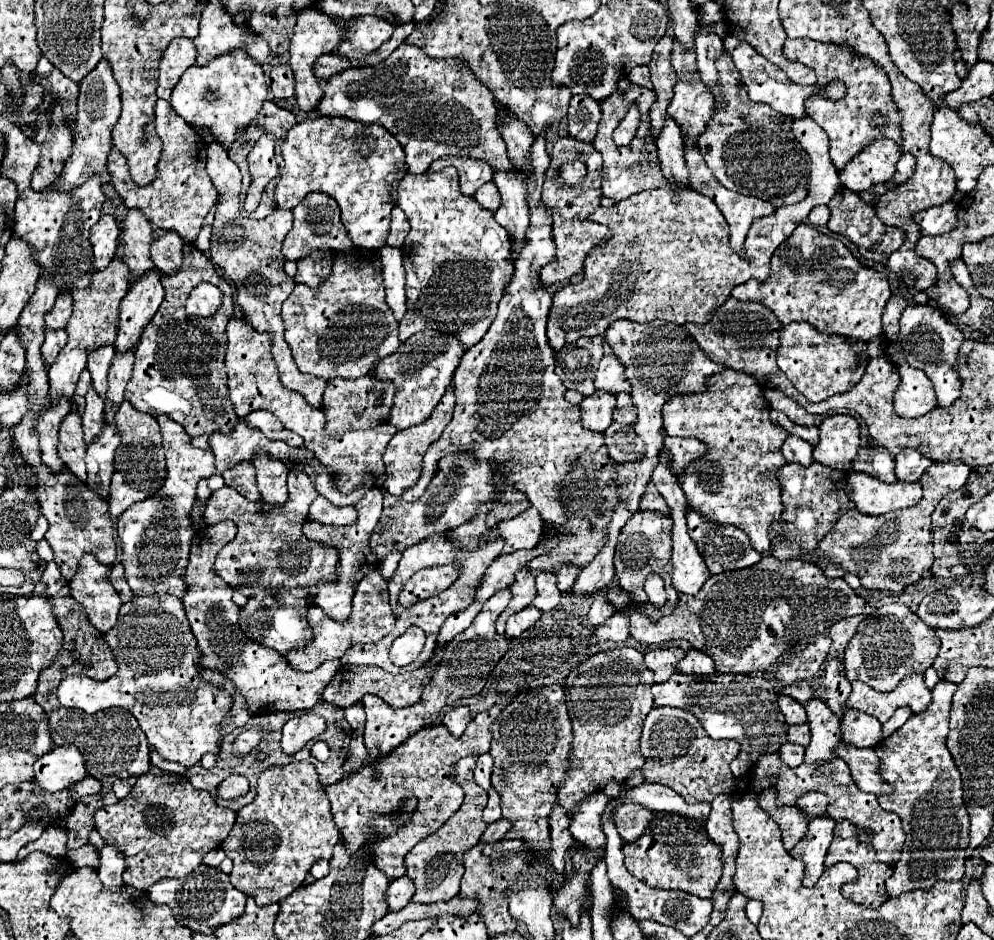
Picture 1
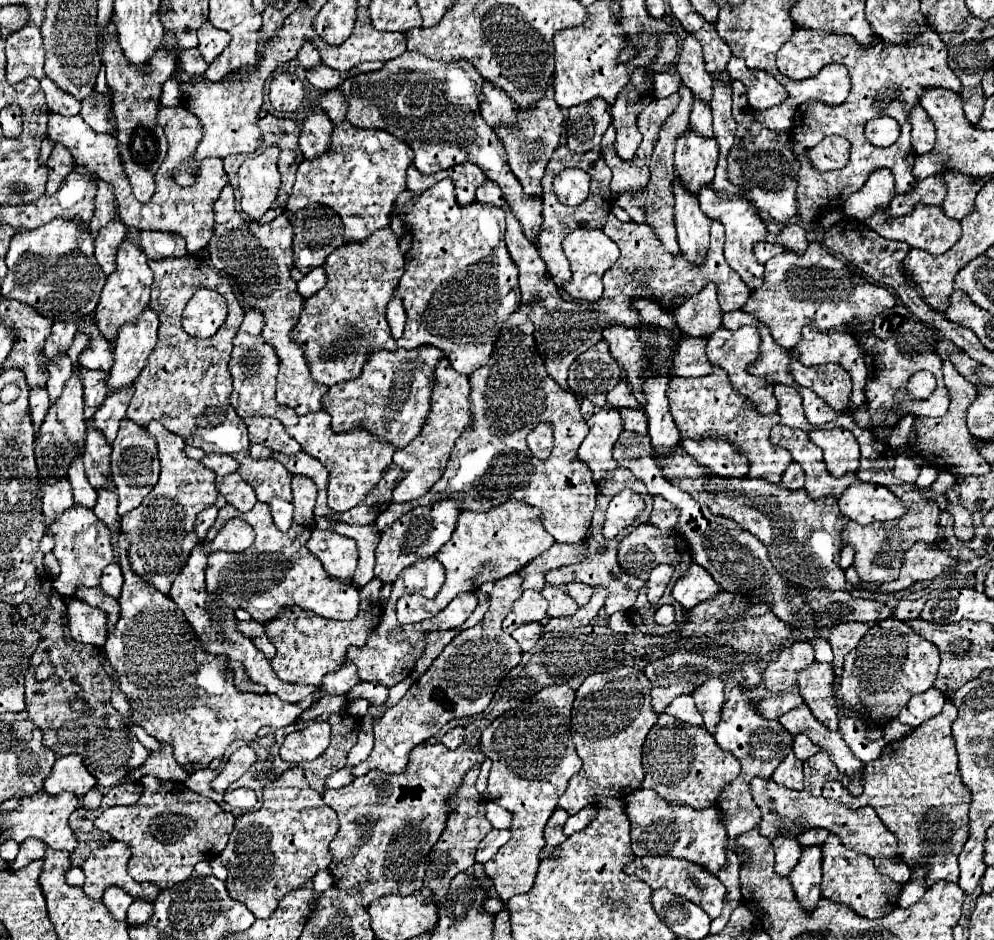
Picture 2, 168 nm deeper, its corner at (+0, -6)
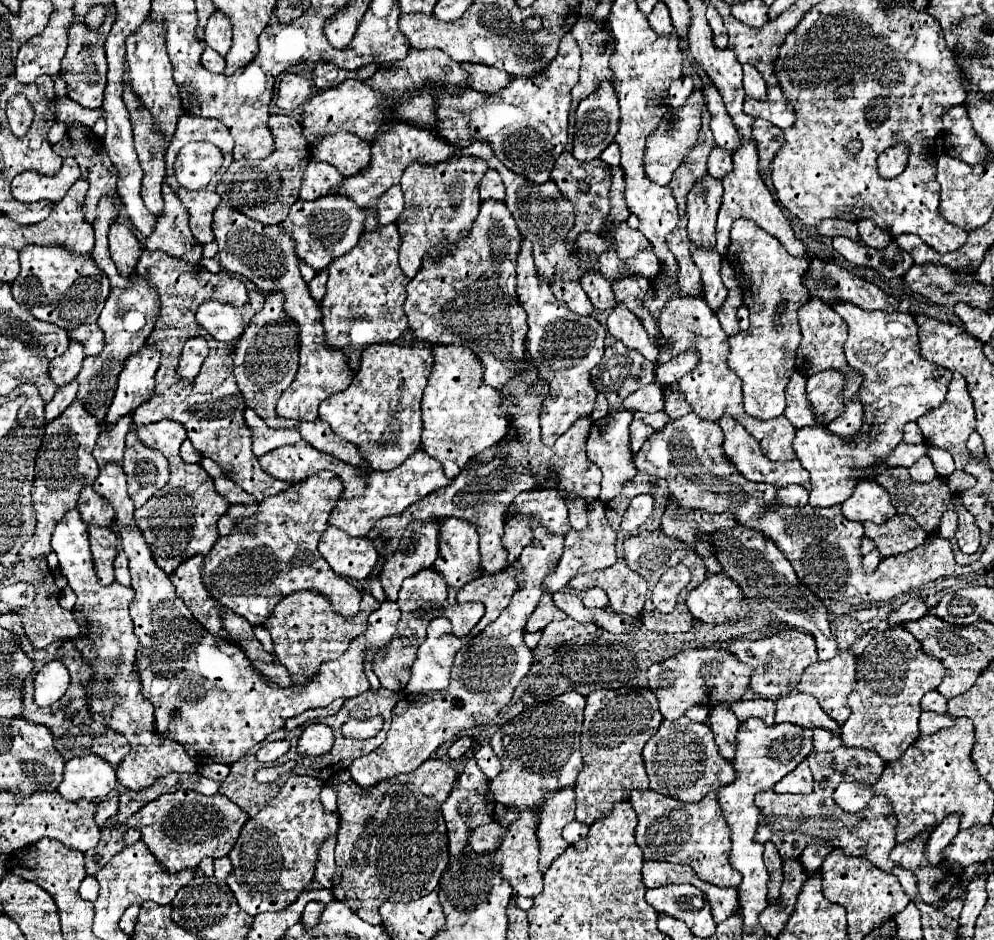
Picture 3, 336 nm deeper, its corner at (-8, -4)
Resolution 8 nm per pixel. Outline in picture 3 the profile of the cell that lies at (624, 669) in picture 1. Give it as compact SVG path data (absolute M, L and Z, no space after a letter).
M648 688L604 690L590 694L582 724L584 768L576 780L576 820L594 824L606 816L618 802L628 800L632 790L646 790L648 776L642 764L642 748L662 724L656 696Z

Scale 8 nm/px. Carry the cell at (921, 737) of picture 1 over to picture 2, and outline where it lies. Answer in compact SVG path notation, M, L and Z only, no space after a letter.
M948 698L942 712L934 718L926 720L924 724L916 726L908 736L896 742L888 742L882 750L882 754L866 764L864 770L864 792L862 796L852 796L846 788L842 788L840 782L828 782L824 784L824 798L838 800L850 808L858 806L872 806L880 820L898 836L900 840L900 854L904 862L910 868L924 868L928 872L926 876L926 888L934 886L938 880L946 882L958 882L958 854L962 852L966 840L968 840L968 804L970 804L970 792L964 788L958 772L958 756L956 746L952 740L952 722L956 720L956 706Z

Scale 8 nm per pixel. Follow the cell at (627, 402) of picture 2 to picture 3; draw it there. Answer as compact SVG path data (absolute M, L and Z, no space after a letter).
M658 382L648 384L624 400L624 410L628 410L628 412L660 412L664 408L662 394L664 394L664 388Z

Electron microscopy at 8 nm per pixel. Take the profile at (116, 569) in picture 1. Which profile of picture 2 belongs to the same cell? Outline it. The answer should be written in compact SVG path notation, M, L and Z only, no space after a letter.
M110 564L104 568L102 572L102 582L100 582L100 588L112 596L112 598L120 598L120 592L122 592L122 584L124 584L124 576L122 576L122 570L118 564Z

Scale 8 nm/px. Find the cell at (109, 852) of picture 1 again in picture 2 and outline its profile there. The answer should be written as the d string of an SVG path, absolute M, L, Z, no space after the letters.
M110 886L110 888L104 890L102 902L108 906L108 910L112 912L112 916L116 916L116 920L124 920L126 918L126 910L134 902L134 898L124 888Z

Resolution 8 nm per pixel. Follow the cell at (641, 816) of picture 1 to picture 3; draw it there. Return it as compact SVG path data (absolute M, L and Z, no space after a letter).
M632 790L630 804L638 816L636 844L644 852L644 860L688 864L704 882L722 888L740 886L742 874L732 870L728 862L728 828L724 826L724 816L720 814L716 792L706 794L696 804L686 804L654 790Z

